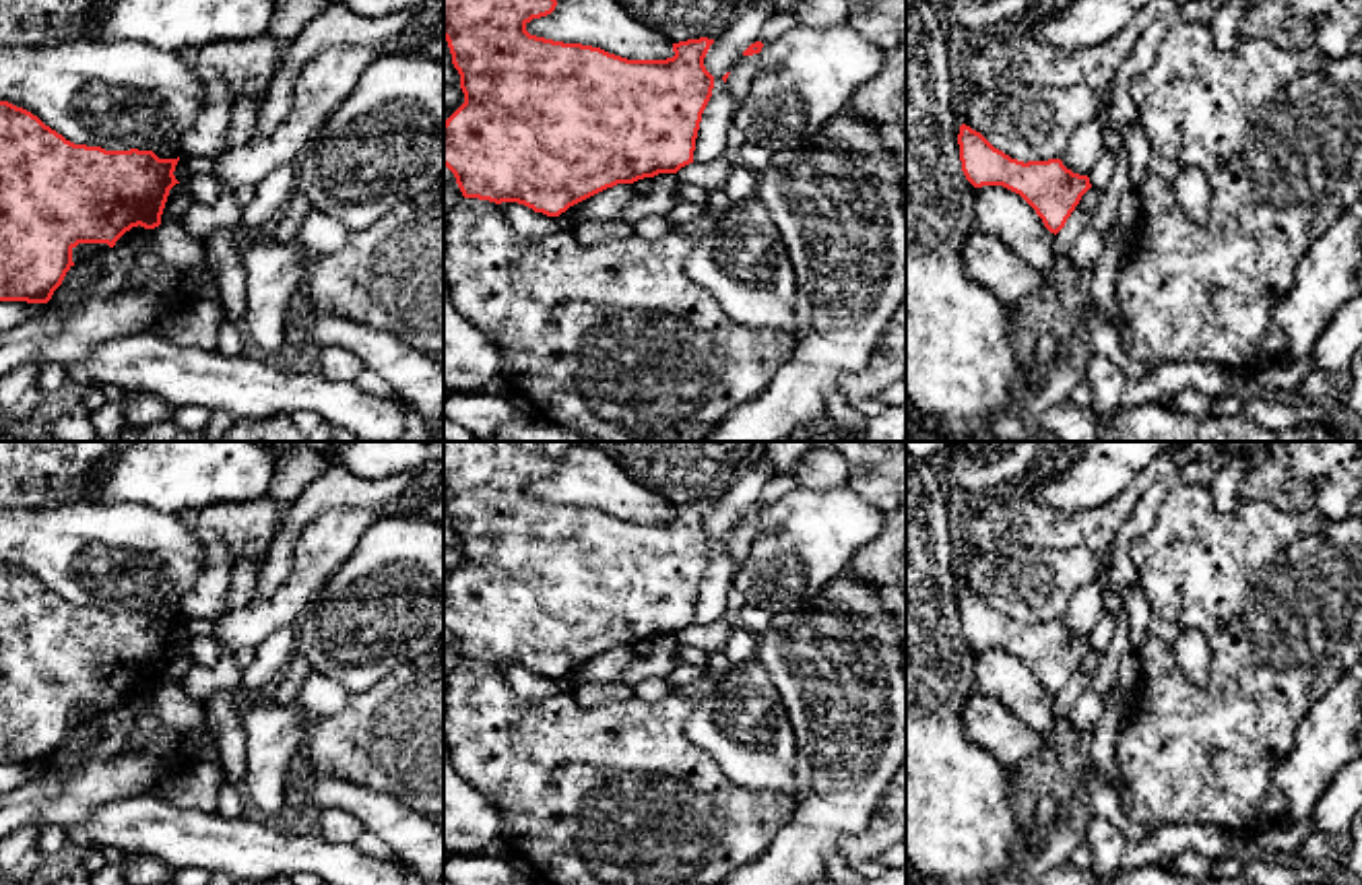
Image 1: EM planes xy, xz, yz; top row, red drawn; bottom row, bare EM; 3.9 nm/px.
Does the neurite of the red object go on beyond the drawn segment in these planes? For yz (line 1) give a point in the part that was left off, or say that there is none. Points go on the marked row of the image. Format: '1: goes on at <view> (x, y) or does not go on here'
1: does not go on here

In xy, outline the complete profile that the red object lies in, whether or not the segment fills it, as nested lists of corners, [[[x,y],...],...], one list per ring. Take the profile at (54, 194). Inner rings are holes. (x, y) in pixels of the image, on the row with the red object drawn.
[[[0,101],[0,301],[47,303],[74,266],[78,243],[114,248],[132,227],[159,227],[169,190],[180,184],[173,175],[177,161],[159,159],[153,151],[74,144],[31,111]]]

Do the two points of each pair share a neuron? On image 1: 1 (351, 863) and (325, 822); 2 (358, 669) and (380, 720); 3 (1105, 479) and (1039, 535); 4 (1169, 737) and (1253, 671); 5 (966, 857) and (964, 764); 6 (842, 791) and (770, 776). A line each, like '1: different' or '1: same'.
1: different
2: different
3: different
4: same
5: same
6: different

